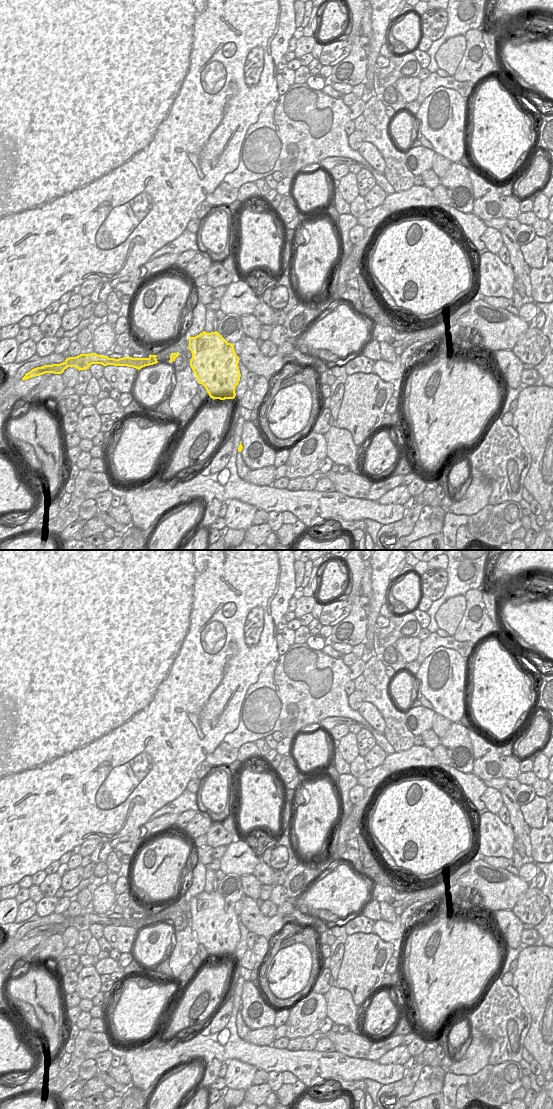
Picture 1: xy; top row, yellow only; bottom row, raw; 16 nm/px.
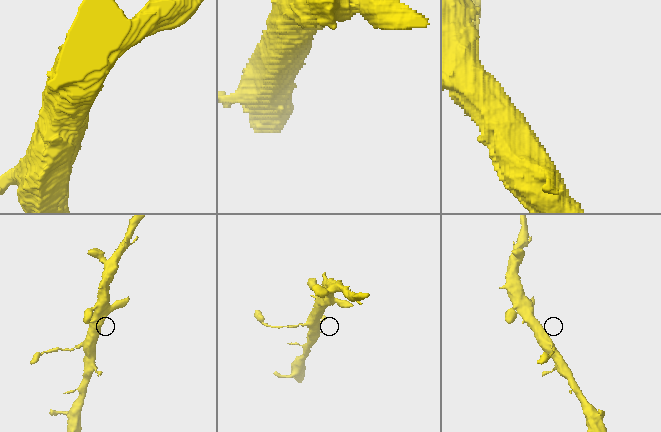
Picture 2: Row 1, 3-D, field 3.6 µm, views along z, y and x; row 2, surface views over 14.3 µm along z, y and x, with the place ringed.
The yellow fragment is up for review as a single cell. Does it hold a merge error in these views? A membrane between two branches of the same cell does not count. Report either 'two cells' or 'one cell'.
one cell

